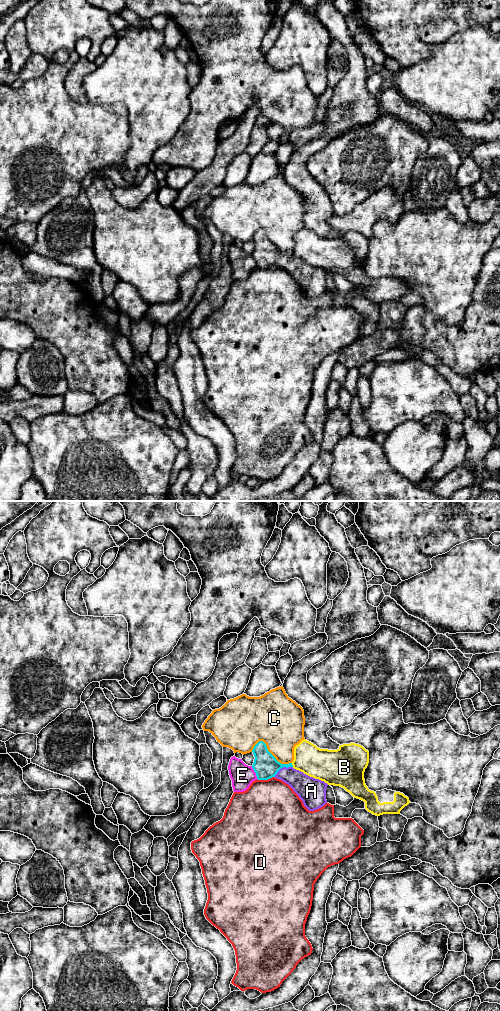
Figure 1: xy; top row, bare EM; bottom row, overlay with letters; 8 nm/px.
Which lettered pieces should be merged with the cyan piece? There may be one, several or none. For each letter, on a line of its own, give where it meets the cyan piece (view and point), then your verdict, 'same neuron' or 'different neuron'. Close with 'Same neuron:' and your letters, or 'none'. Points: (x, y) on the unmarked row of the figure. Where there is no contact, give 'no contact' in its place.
A: xy (282, 255) | same neuron
B: xy (292, 253) | different neuron
C: xy (269, 240) | different neuron
D: xy (265, 267) | different neuron
E: xy (254, 259) | different neuron
Same neuron: A

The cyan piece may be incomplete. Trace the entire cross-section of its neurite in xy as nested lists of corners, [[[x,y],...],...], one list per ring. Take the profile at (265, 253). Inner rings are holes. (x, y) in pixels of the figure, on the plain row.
[[[259,229],[252,240],[255,245],[252,256],[258,268],[272,265],[282,268],[293,277],[309,299],[317,298],[327,291],[327,271],[294,257],[292,251],[281,252],[268,239],[263,229]]]

